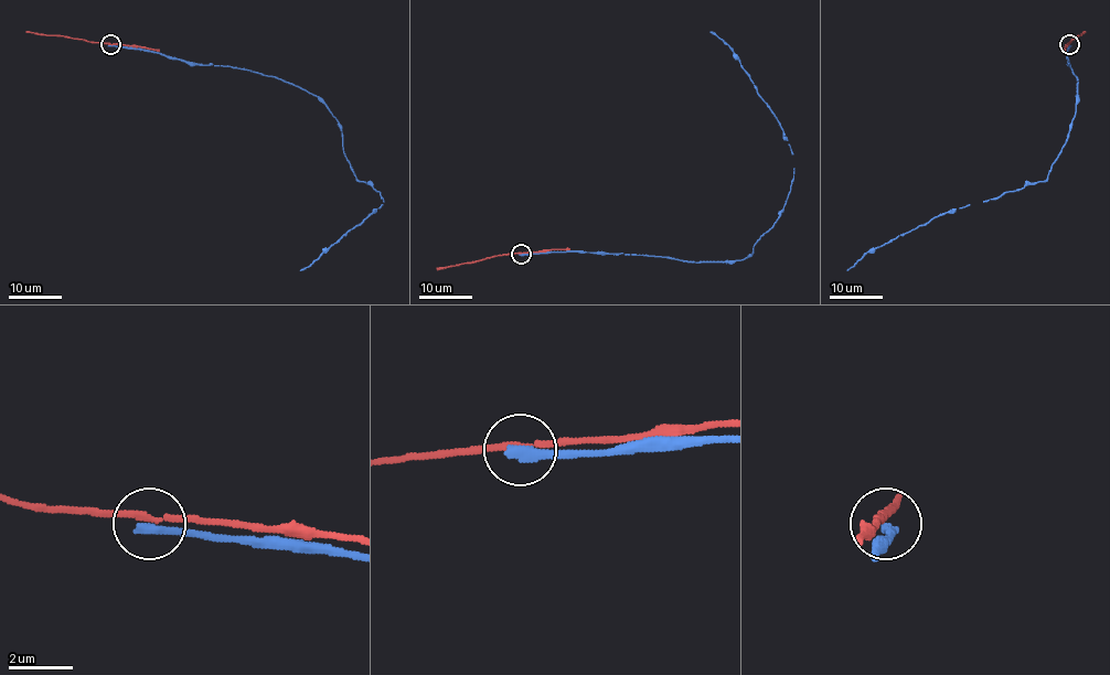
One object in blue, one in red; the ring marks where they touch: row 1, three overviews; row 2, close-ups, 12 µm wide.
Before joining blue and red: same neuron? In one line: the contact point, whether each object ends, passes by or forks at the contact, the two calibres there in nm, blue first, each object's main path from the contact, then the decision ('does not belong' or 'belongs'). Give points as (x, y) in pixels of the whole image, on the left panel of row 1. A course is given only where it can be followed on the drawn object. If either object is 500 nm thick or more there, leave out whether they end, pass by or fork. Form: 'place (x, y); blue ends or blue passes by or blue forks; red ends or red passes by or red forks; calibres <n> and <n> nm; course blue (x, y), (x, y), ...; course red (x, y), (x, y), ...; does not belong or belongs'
place (110, 44); blue ends; red passes by; calibres 360 and 170 nm; course blue (110, 44), (236, 66), (291, 83), (322, 103), (358, 180), (384, 202), (299, 270); course red (110, 44), (25, 31); does not belong

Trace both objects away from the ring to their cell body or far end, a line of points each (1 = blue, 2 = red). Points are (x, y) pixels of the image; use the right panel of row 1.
1: (1068, 44), (1078, 103), (1062, 151), (1046, 180), (936, 216), (871, 248), (847, 270)
2: (1068, 44), (1085, 31)

